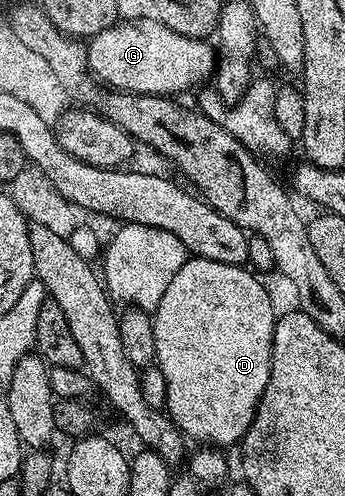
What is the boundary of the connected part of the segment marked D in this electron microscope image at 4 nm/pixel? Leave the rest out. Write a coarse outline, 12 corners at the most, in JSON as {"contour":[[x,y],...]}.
{"contour":[[191,256],[152,313],[165,412],[237,446],[276,312],[249,268]]}

